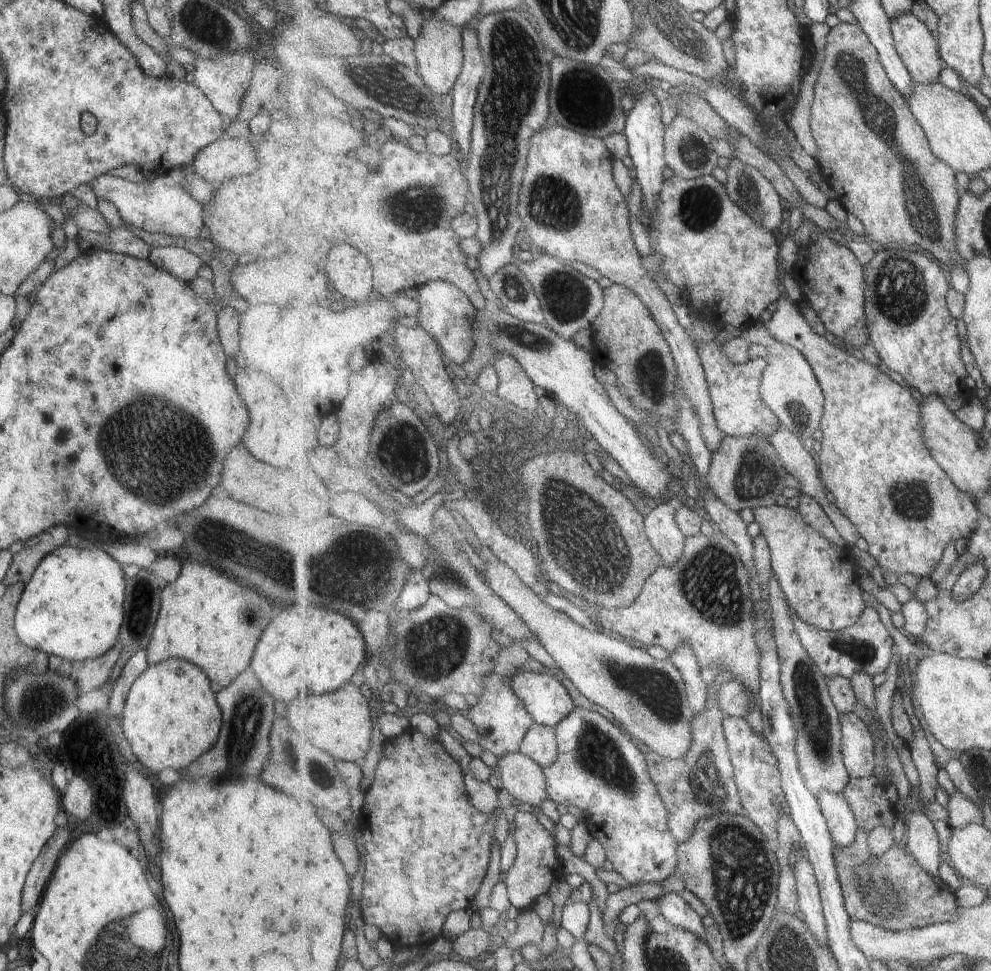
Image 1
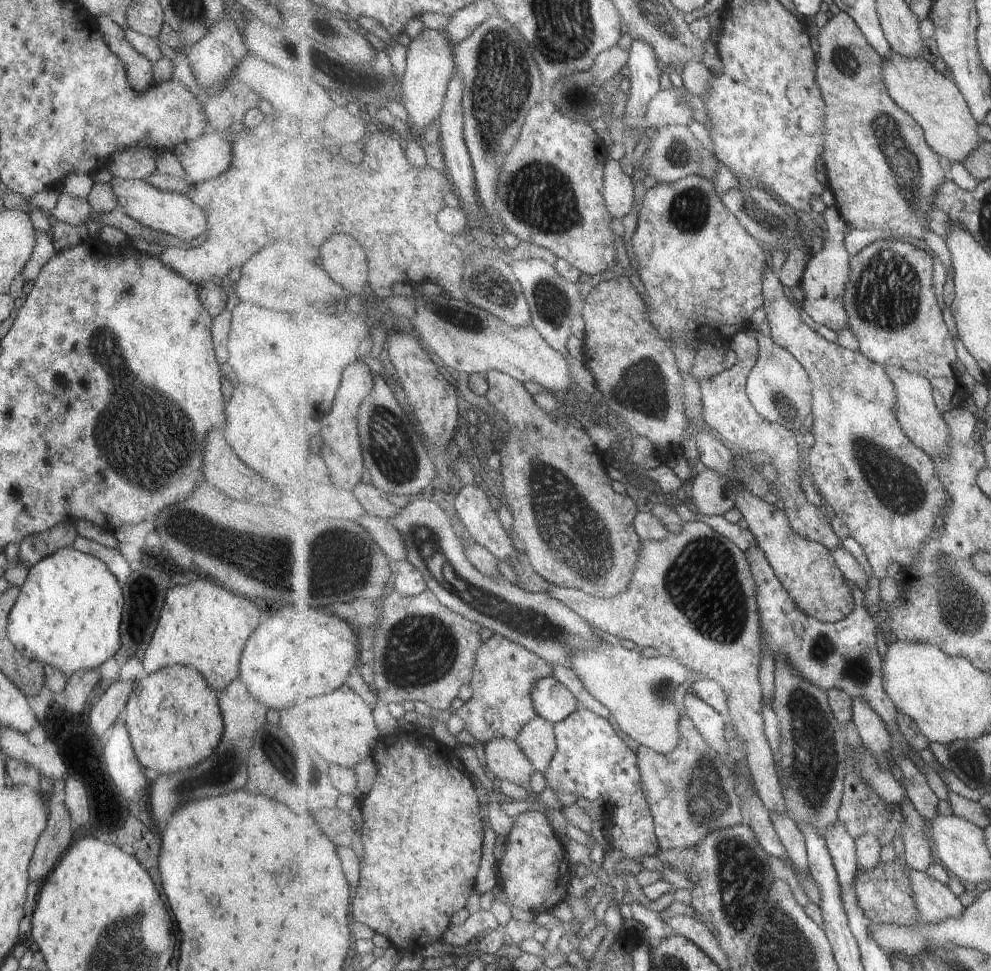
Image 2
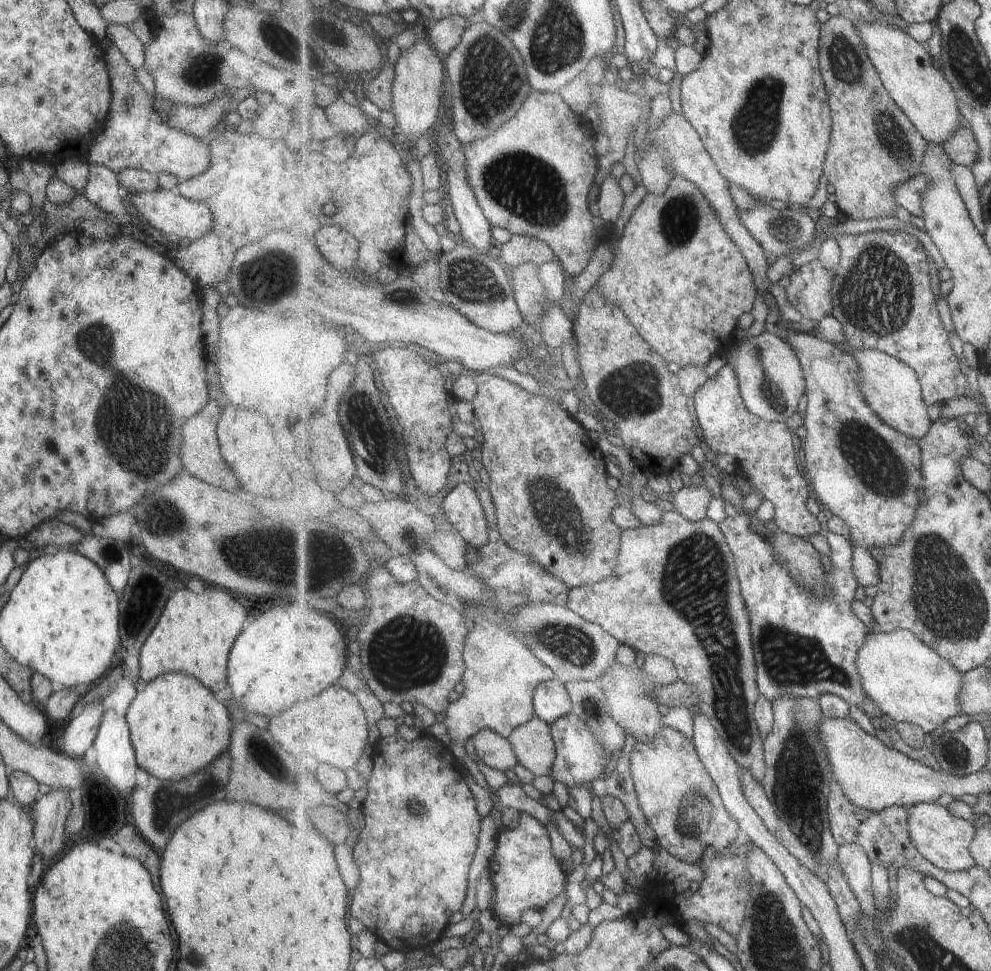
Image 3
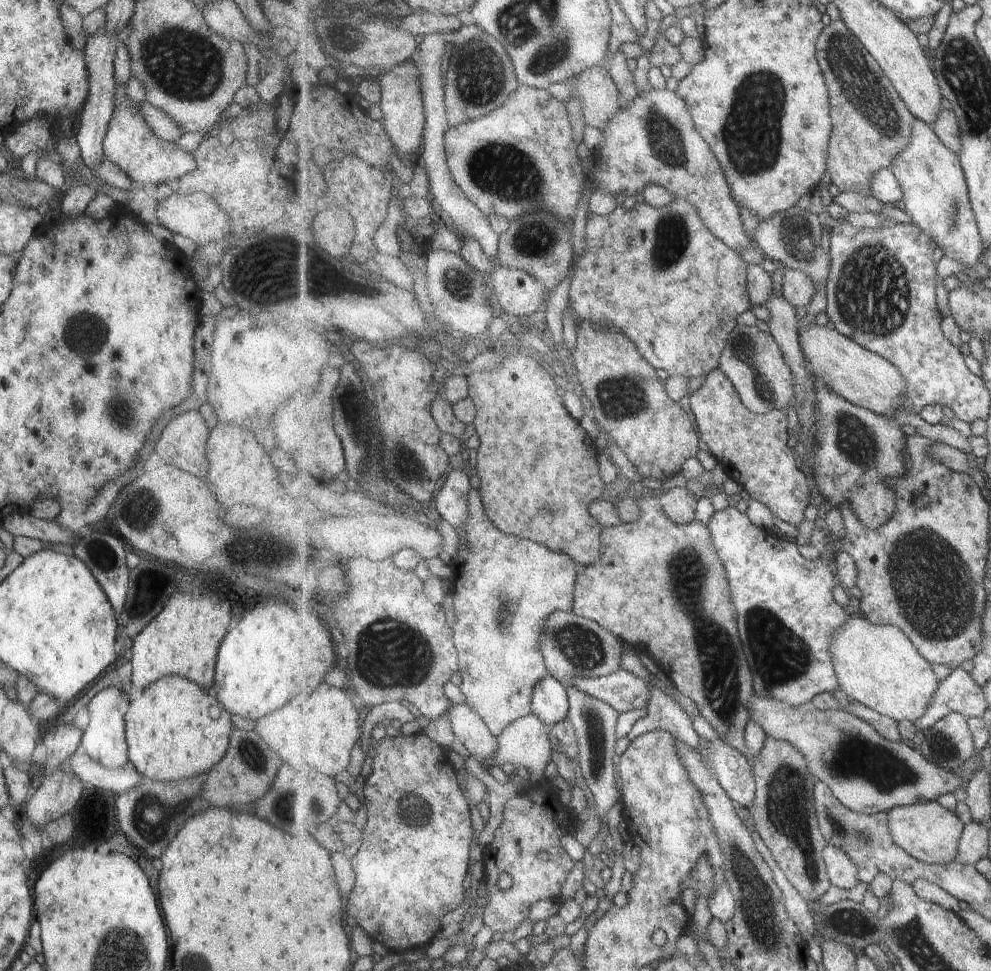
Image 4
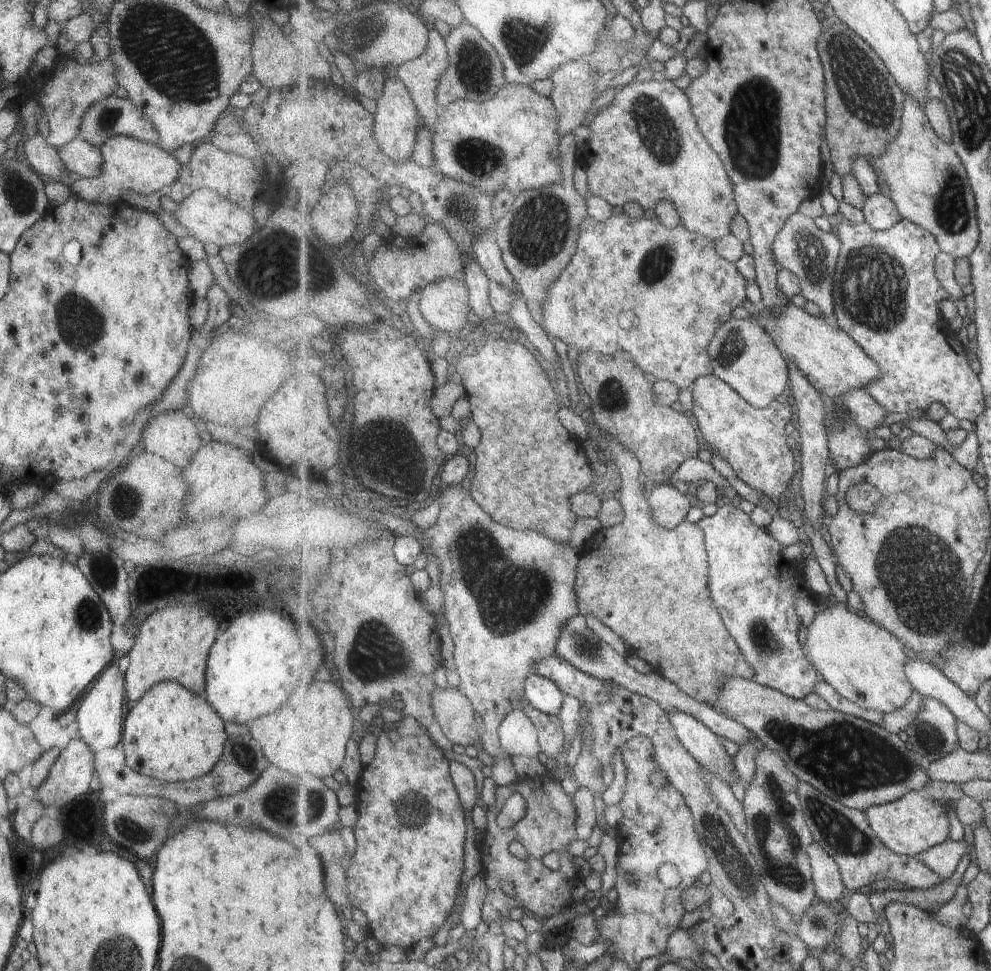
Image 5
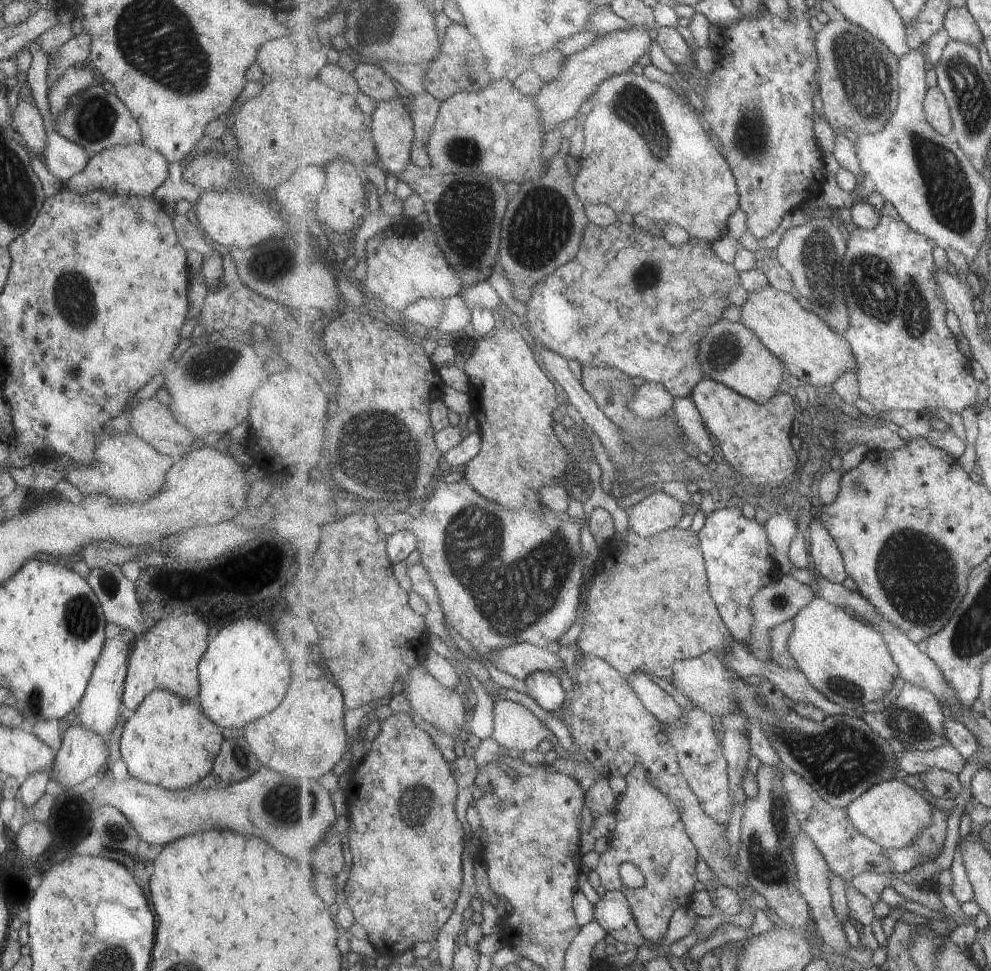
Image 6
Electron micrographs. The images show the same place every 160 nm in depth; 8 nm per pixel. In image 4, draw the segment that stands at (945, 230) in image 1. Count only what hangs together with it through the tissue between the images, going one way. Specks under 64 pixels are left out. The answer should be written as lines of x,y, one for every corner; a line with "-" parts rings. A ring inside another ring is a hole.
842,19
827,22
816,46
817,58
825,70
831,92
833,135
828,147
830,180
840,193
851,191
871,197
876,173
891,169
893,160
911,144
915,116
876,58

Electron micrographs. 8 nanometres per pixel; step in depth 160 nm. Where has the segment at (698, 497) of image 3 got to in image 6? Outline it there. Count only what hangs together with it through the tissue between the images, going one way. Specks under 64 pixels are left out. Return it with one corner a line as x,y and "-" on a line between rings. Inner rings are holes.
655,491
629,512
629,526
643,538
674,529
688,509
666,492

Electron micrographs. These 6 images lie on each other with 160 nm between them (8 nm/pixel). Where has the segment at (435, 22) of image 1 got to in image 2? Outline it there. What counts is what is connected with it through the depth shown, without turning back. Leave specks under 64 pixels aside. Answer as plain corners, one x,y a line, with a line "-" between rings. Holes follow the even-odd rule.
425,29
421,36
411,40
408,48
408,69
404,84
404,98
412,127
415,131
427,128
433,120
439,120
444,110
446,96
451,79
454,77
456,68
456,57
454,56
453,44
443,31

